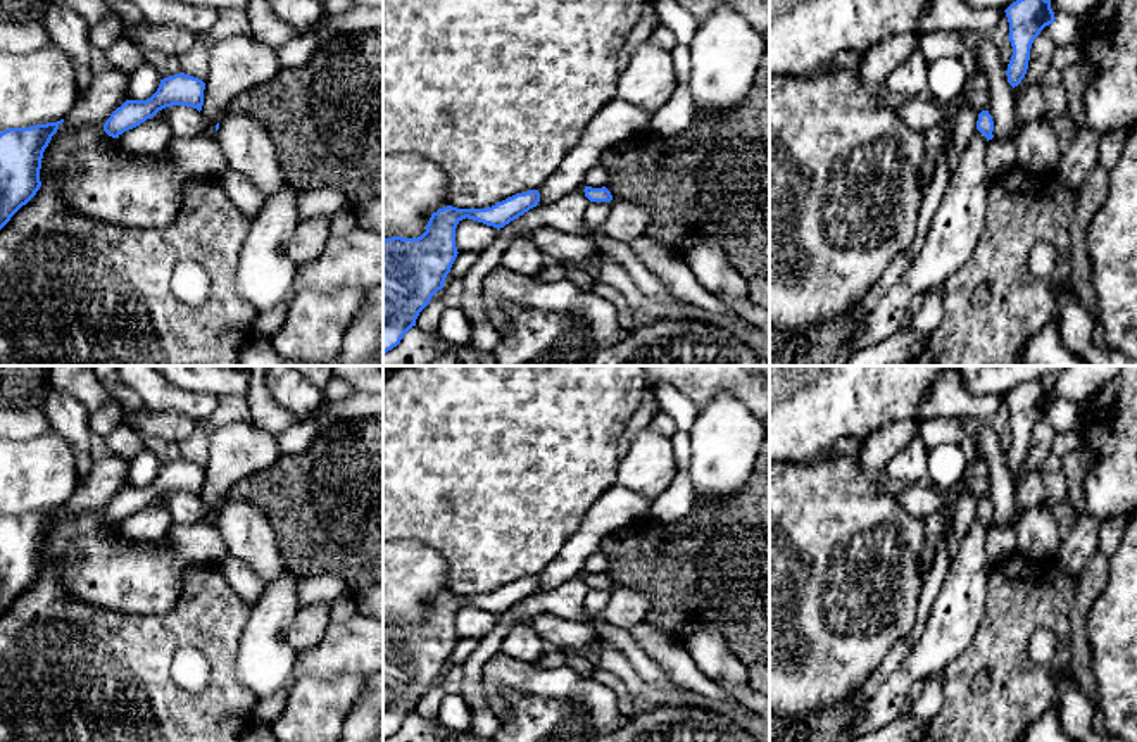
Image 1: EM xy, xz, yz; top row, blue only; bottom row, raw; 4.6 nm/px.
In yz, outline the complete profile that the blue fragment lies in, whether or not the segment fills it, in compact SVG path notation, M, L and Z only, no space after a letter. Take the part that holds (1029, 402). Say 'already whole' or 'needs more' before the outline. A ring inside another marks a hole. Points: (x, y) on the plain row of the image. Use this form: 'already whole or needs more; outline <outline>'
already whole; outline M1028 381L1013 388L1006 397L1013 442L1008 450L1008 469L1015 475L1027 461L1030 435L1040 418L1054 409L1051 388L1044 381Z

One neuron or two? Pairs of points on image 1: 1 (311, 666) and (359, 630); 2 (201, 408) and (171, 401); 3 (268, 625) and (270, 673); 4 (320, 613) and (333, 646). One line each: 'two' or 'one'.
1: one
2: one
3: one
4: two

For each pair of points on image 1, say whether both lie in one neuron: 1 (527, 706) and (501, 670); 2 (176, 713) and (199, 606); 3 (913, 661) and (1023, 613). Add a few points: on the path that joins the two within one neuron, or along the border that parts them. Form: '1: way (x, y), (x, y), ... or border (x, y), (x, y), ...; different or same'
1: border (516, 692), (558, 699); different
2: way (159, 687), (159, 646), (173, 632); same
3: border (987, 597), (973, 639), (946, 665); different

